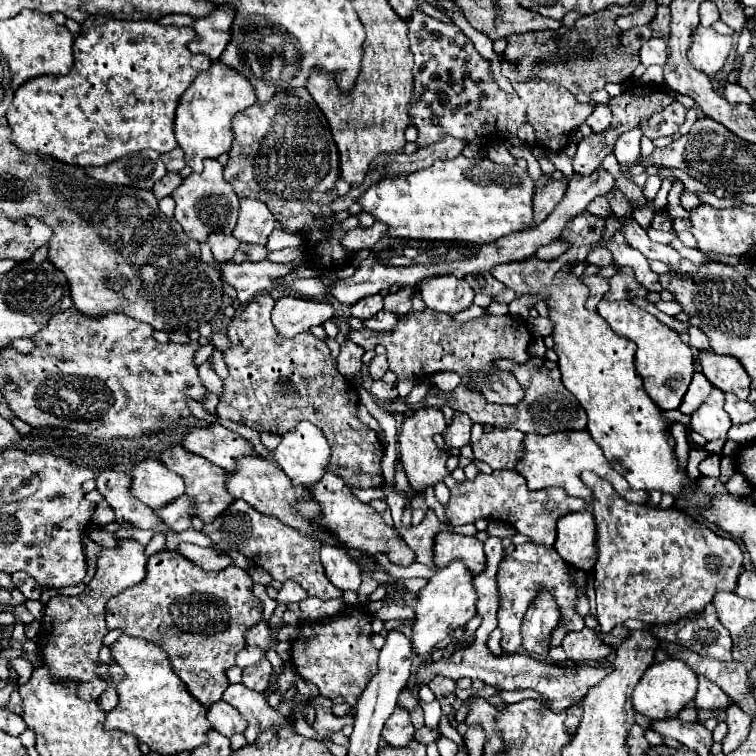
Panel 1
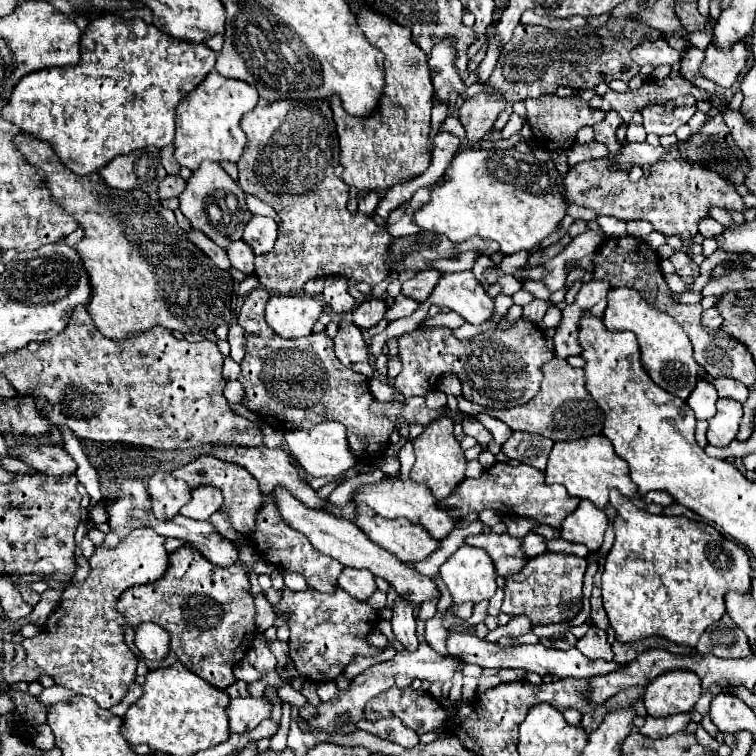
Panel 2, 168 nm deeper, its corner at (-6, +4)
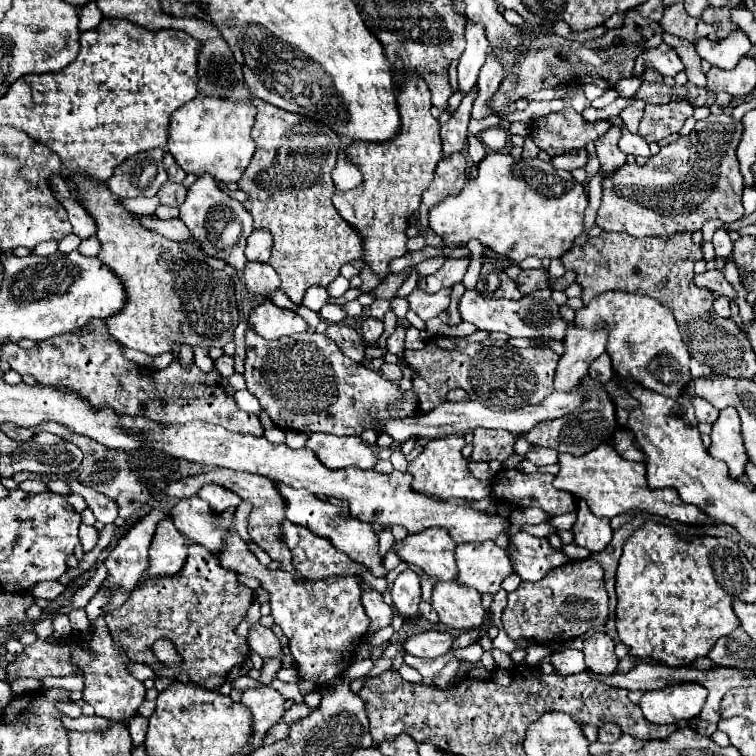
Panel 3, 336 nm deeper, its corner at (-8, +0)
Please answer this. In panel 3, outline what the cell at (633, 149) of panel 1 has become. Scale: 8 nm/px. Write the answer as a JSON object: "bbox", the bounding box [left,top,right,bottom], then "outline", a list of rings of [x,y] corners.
{"bbox":[620,99,646,133],"outline":[[[642,99],[636,101],[636,105],[628,105],[624,107],[624,111],[620,113],[622,121],[626,123],[626,129],[630,133],[638,133],[638,123],[640,123],[640,117],[643,117],[646,102]]]}

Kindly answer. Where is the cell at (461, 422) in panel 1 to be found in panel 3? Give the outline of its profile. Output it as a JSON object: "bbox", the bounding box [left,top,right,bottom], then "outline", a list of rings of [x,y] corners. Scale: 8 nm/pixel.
{"bbox":[472,429,520,461],"outline":[[[474,429],[472,461],[506,461],[514,453],[514,443],[520,437],[504,429]]]}

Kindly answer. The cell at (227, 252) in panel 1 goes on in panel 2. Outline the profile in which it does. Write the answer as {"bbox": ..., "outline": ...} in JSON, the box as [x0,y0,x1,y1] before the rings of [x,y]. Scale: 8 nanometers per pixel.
{"bbox":[226,239,254,273],"outline":[[[242,239],[232,241],[226,247],[226,253],[228,253],[228,259],[230,259],[232,267],[240,269],[242,273],[252,273],[254,271],[254,253],[246,245],[246,241],[242,241]]]}

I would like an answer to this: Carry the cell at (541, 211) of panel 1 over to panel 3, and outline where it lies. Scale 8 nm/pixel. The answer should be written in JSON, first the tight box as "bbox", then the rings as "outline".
{"bbox":[596,113,744,237],"outline":[[[724,113],[724,115],[708,115],[706,119],[702,119],[702,121],[696,123],[696,127],[692,129],[690,135],[678,137],[676,143],[670,143],[670,145],[662,147],[660,153],[658,153],[658,155],[652,155],[646,165],[636,165],[636,163],[632,163],[632,165],[628,165],[628,163],[622,165],[612,177],[604,177],[604,181],[602,181],[602,205],[600,205],[600,211],[598,211],[598,215],[596,215],[596,225],[598,225],[600,229],[604,229],[604,231],[624,231],[624,233],[628,233],[628,235],[632,235],[632,237],[670,237],[672,233],[676,233],[676,231],[680,231],[680,229],[688,229],[688,231],[692,231],[692,233],[694,233],[694,231],[700,231],[702,225],[704,225],[708,219],[720,219],[722,223],[732,223],[732,221],[742,219],[742,215],[744,215],[744,207],[742,207],[742,187],[744,187],[744,181],[740,179],[740,171],[738,171],[738,167],[736,167],[736,147],[738,147],[738,143],[740,143],[742,131],[744,131],[742,123],[740,123],[740,121],[734,121],[734,119],[732,119],[730,115],[726,115],[726,113]]]}

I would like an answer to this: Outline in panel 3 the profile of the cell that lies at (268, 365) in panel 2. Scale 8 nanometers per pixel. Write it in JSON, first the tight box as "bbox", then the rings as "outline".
{"bbox":[244,329,418,435],"outline":[[[248,329],[246,345],[244,377],[248,391],[258,397],[272,421],[286,431],[360,435],[370,429],[370,421],[374,419],[402,419],[418,413],[414,389],[402,391],[400,385],[384,379],[376,371],[350,361],[326,335],[304,331],[268,341]]]}

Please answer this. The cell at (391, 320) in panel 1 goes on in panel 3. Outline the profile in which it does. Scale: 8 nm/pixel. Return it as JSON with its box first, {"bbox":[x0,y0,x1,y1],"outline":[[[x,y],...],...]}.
{"bbox":[408,287,452,319],"outline":[[[446,287],[446,289],[440,289],[436,293],[426,293],[422,289],[414,289],[410,295],[408,295],[408,301],[410,301],[410,309],[420,317],[420,319],[430,319],[430,317],[438,317],[442,311],[448,309],[450,305],[450,293],[452,289]]]}

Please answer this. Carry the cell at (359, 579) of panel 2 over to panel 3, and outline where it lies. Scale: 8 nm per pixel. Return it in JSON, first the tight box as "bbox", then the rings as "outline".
{"bbox":[362,583,392,633],"outline":[[[362,583],[362,605],[366,609],[366,615],[370,617],[368,633],[376,633],[392,623],[392,607],[384,603],[378,591],[364,589],[364,583]]]}

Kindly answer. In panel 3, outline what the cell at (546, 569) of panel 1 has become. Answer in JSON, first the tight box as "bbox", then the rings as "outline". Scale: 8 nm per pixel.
{"bbox":[552,649,586,675],"outline":[[[564,649],[562,653],[552,653],[552,665],[556,671],[560,671],[564,675],[586,671],[584,655],[578,649]]]}

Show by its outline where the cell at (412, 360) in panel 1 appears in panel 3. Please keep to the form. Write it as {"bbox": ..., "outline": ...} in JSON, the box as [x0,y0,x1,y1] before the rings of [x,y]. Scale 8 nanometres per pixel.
{"bbox":[404,337,558,413],"outline":[[[434,337],[424,349],[406,351],[404,361],[420,369],[414,389],[420,397],[420,411],[428,413],[446,399],[450,389],[464,389],[472,401],[488,405],[488,409],[520,409],[524,405],[540,403],[552,393],[554,369],[558,355],[548,349],[516,349],[506,341],[486,339],[482,343],[470,343],[460,337]]]}

